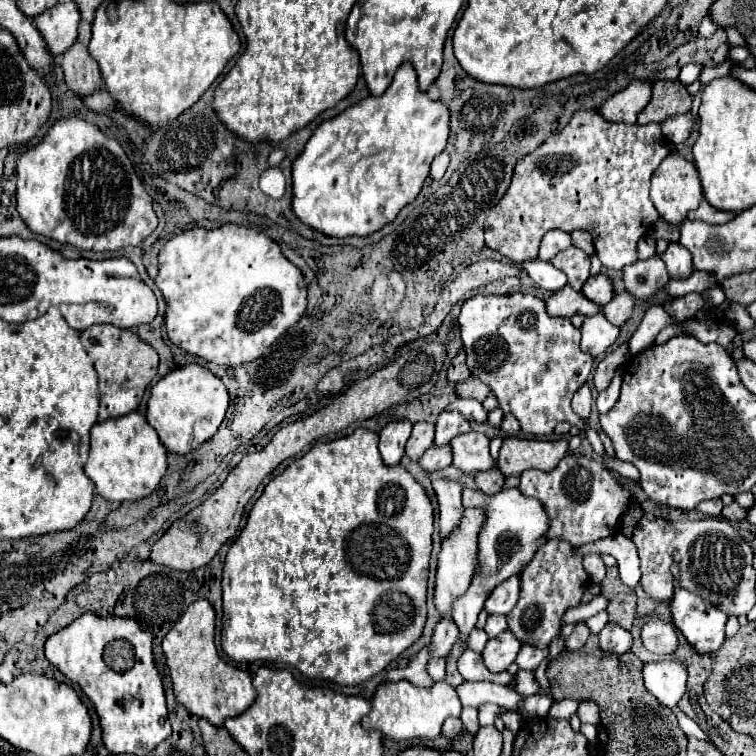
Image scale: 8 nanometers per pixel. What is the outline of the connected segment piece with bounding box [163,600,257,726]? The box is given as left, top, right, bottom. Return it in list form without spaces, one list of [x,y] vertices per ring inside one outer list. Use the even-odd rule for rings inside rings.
[[[197,600],[173,626],[163,640],[163,652],[167,656],[167,668],[173,680],[173,692],[179,704],[191,714],[207,718],[215,726],[223,726],[227,718],[235,718],[245,712],[257,696],[253,678],[247,670],[225,662],[215,646],[215,608],[207,600]]]

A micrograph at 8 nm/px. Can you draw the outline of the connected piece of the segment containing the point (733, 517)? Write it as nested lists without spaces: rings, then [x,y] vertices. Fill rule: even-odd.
[[[733,502],[731,506],[723,506],[721,516],[723,516],[725,520],[737,522],[737,520],[743,520],[743,518],[745,518],[745,512],[743,512],[743,508],[741,508],[737,502]]]

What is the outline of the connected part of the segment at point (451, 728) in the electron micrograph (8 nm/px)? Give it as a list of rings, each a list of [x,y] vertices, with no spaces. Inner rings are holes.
[[[450,717],[443,724],[442,734],[445,734],[445,736],[451,738],[451,736],[455,736],[455,734],[459,734],[459,732],[463,732],[463,724],[461,724],[459,717]]]

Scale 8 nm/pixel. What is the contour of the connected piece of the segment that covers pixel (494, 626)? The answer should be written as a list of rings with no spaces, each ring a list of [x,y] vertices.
[[[491,614],[491,616],[487,618],[485,632],[495,632],[495,636],[497,636],[497,634],[501,634],[501,630],[507,630],[505,616],[501,616],[501,614]]]

